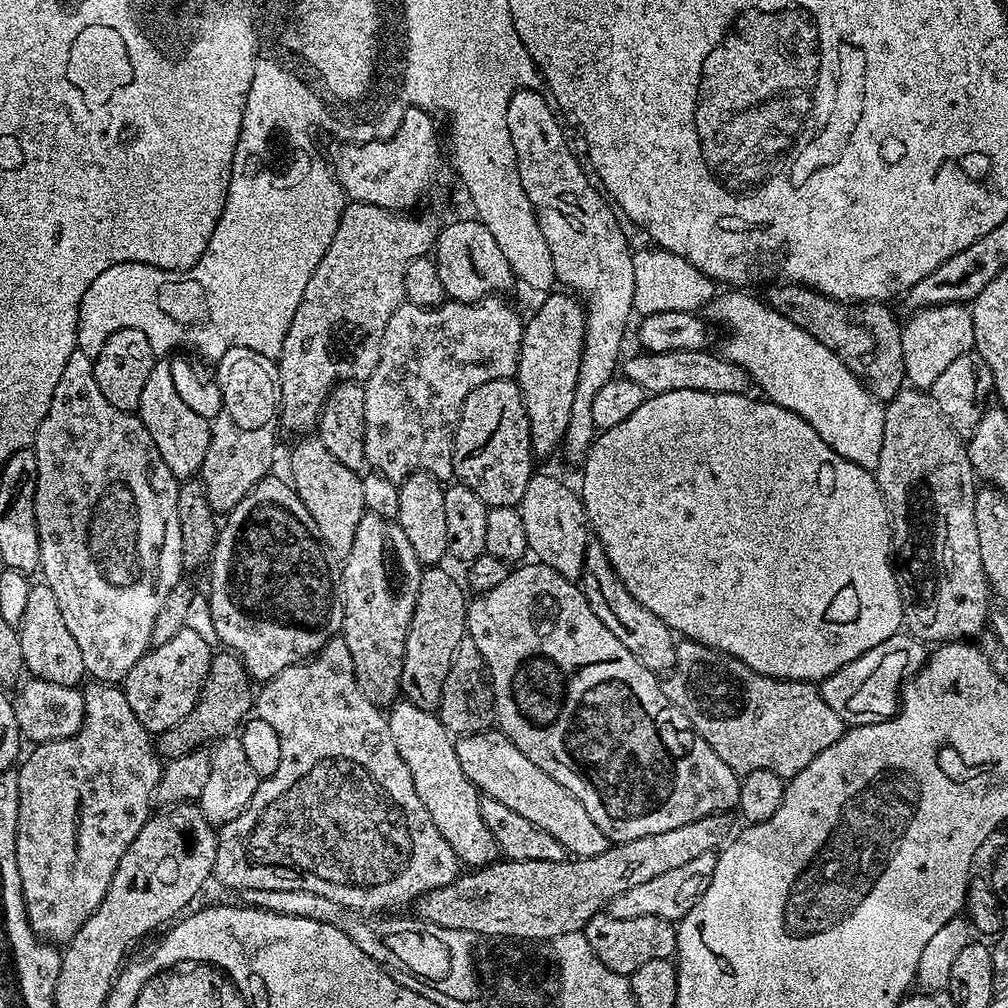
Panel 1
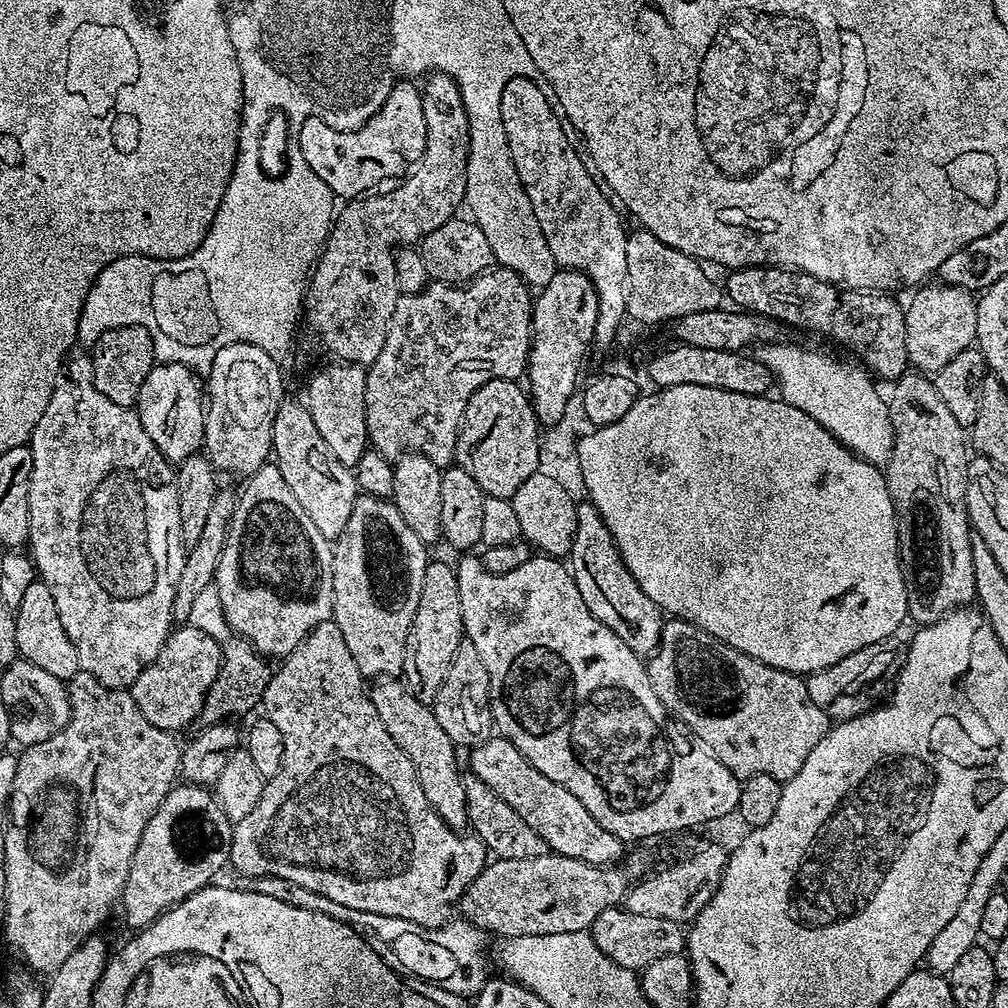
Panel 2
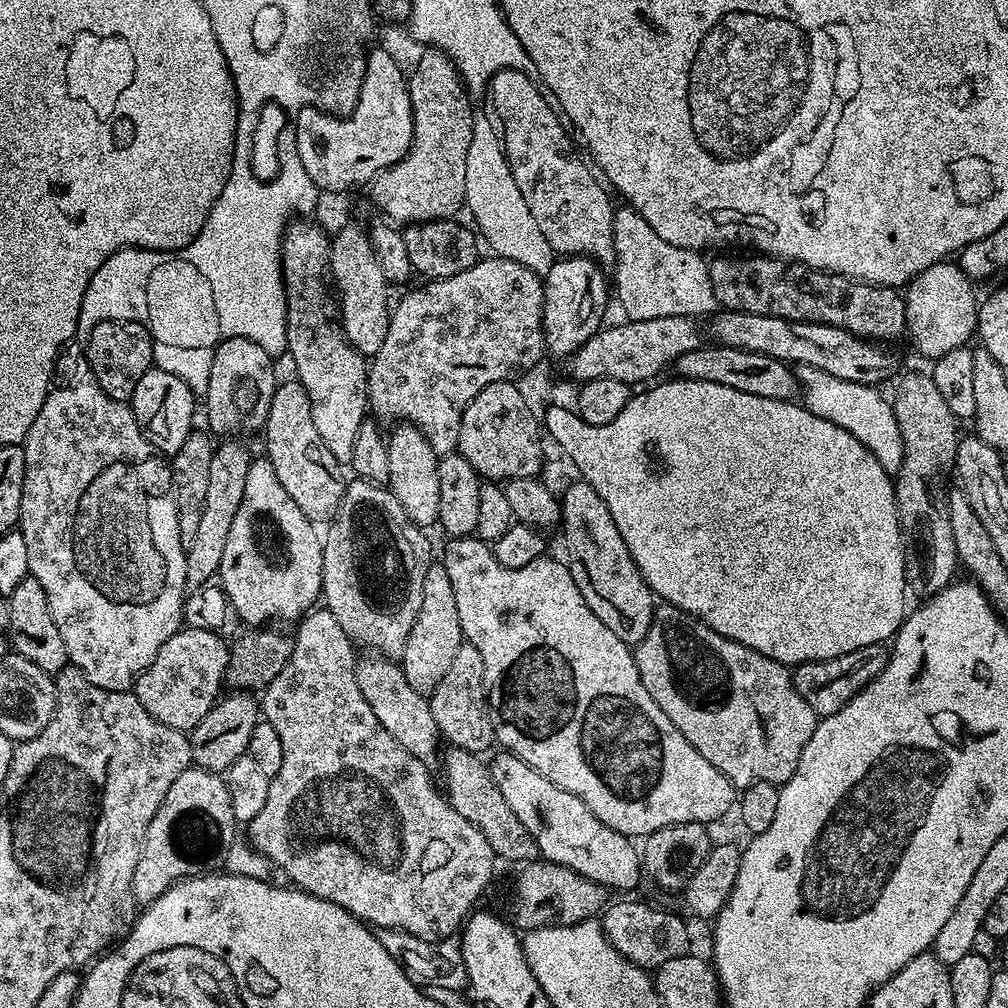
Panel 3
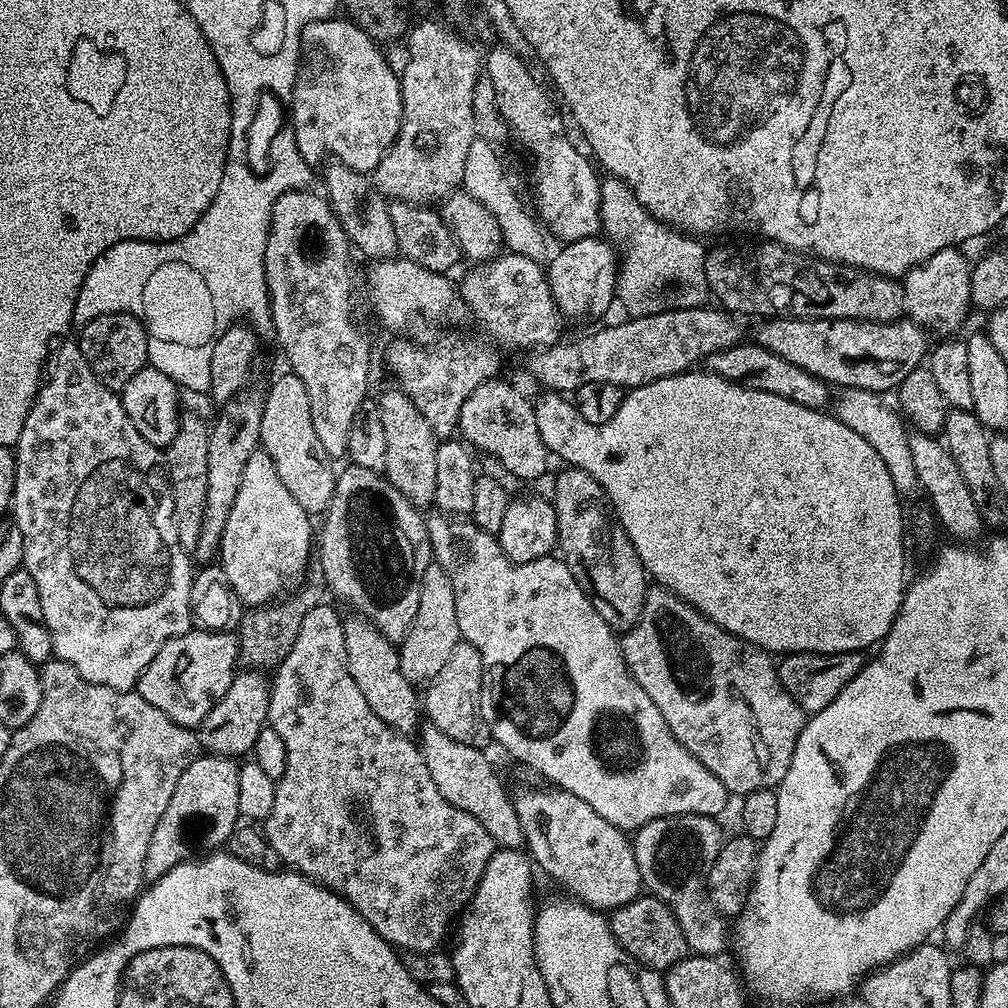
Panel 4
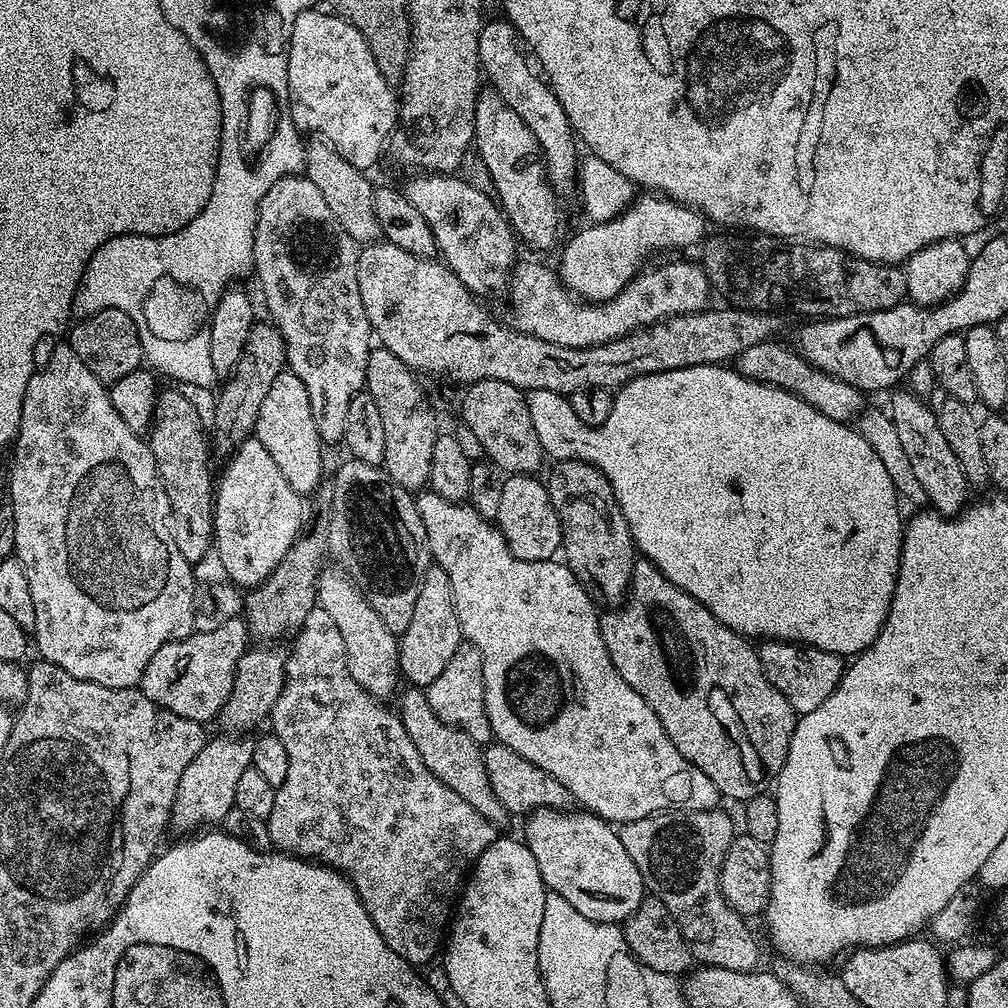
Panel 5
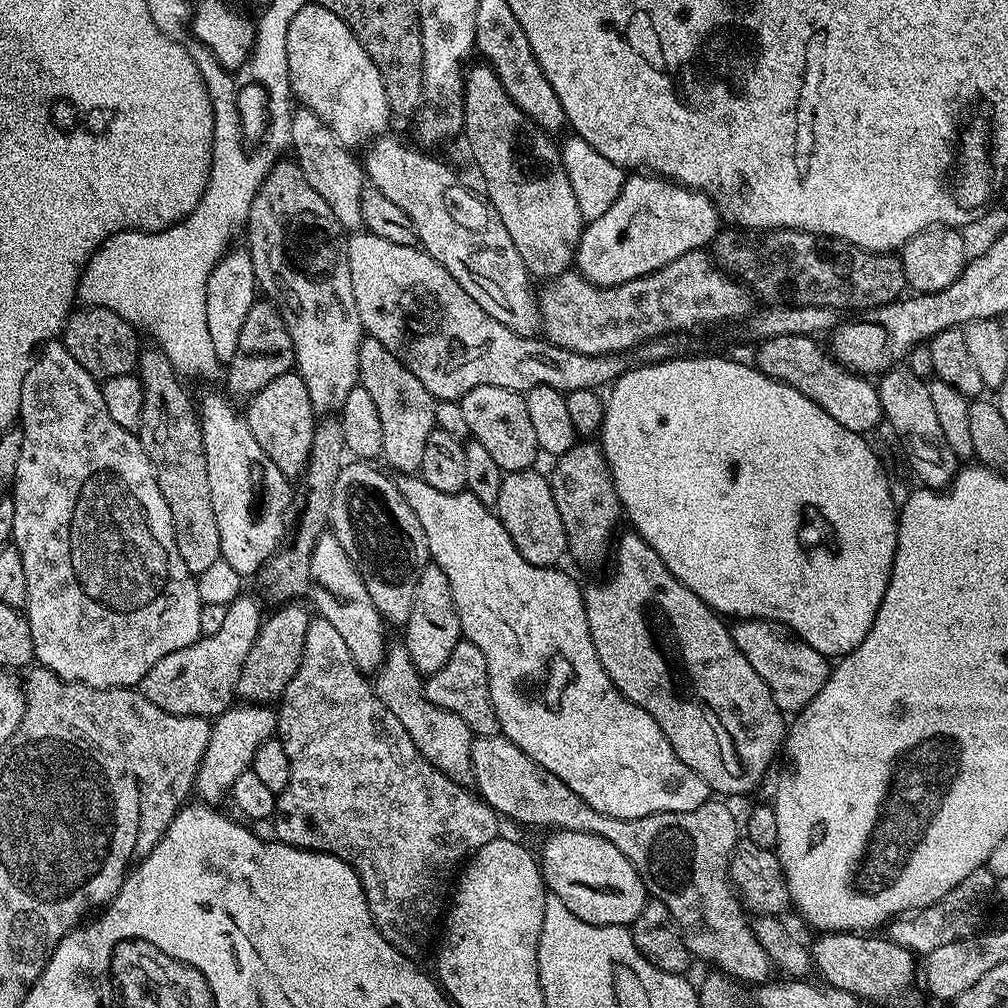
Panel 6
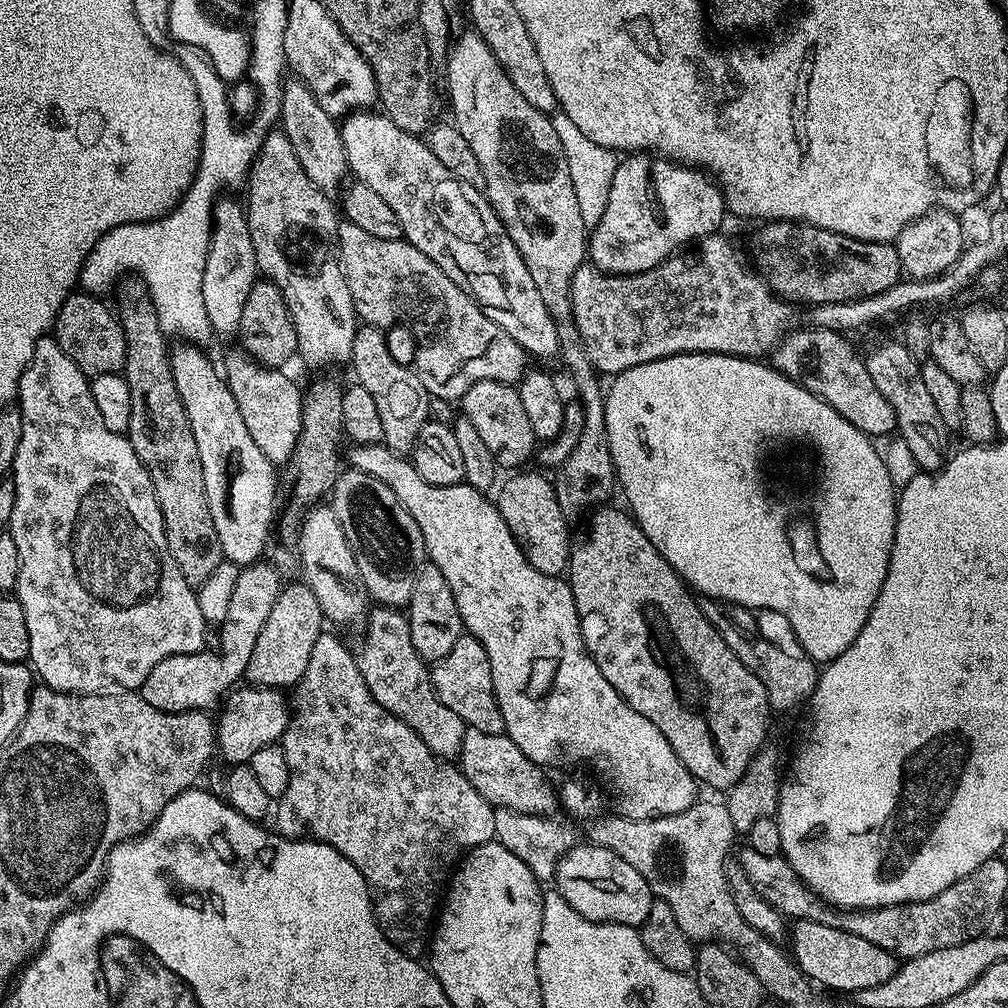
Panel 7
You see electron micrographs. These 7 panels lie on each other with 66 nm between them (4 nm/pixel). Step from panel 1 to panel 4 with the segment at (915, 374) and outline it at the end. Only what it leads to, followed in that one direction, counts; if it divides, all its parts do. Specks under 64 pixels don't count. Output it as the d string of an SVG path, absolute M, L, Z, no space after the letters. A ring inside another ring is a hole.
M959 247L943 248L938 254L930 254L918 266L905 272L902 277L904 286L904 316L919 324L921 328L937 337L948 338L964 324L968 308L972 303L972 264L963 256Z

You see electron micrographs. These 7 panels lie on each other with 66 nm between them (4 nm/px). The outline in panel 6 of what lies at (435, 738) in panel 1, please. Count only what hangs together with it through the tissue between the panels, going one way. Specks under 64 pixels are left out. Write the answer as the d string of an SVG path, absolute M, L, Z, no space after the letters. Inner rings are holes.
M331 534L318 538L314 546L314 554L310 554L310 574L313 585L310 589L310 600L316 603L316 612L338 634L342 634L342 642L350 650L350 658L354 658L354 666L365 674L375 673L384 660L386 639L384 628L386 621L381 616L378 606L374 606L374 598L370 598L370 590L366 590L366 582L362 582L362 574L354 566L352 559L342 550L342 542Z

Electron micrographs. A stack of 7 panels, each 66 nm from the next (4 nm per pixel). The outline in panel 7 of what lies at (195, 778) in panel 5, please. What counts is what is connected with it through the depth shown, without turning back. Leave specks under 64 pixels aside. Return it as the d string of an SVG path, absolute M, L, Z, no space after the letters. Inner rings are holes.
M240 686L237 687L235 691L233 691L231 695L229 695L227 699L223 701L222 709L224 708L224 713L221 714L220 720L218 716L218 719L215 721L214 731L216 733L215 747L218 749L218 756L221 756L221 758L225 760L226 762L225 765L228 766L247 765L248 760L250 758L254 758L254 753L256 753L258 750L262 750L262 746L266 746L267 744L275 744L277 743L277 741L281 739L281 737L283 737L284 731L288 729L288 721L290 719L290 700L289 697L287 700L287 698L284 696L287 695L285 695L285 693L278 688L261 688L259 686Z

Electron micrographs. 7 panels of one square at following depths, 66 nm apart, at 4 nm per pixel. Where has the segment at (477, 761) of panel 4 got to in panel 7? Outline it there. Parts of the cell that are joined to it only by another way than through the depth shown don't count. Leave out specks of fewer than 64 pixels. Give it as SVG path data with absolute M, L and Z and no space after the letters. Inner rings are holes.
M376 606L369 611L366 617L367 624L368 629L364 632L364 641L361 642L360 649L358 647L355 649L354 655L358 670L364 679L364 685L370 690L370 694L374 694L374 702L378 702L378 706L390 710L390 714L394 714L394 718L406 722L406 726L410 726L410 730L414 730L418 734L418 738L422 738L422 742L426 742L426 746L435 756L459 757L466 726L462 722L462 718L458 718L458 714L454 714L454 710L450 710L450 706L442 706L432 685L432 673L429 665L420 657L418 650L414 650L414 642L410 642L410 626L407 615L399 608Z

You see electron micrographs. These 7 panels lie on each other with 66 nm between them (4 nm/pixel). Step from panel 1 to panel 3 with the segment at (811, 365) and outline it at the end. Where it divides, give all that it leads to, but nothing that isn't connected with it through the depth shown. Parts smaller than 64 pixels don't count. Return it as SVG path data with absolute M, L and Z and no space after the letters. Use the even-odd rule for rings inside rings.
M809 364L797 367L795 373L800 382L805 408L818 414L818 418L826 418L826 422L834 422L834 426L842 426L842 430L854 434L854 438L858 438L858 442L862 442L862 446L866 446L866 450L870 450L870 454L882 462L889 474L900 471L904 457L902 434L898 430L891 403L886 396L884 400L879 387L848 382L846 378L836 378L834 374L826 374Z

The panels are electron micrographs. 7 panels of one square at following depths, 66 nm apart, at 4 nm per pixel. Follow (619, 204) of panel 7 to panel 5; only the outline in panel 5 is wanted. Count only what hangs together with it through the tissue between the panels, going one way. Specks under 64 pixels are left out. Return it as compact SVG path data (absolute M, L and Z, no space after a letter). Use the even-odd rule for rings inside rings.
M663 194L640 195L637 195L632 203L613 220L589 223L587 225L589 228L584 228L581 232L574 233L568 241L567 239L563 241L564 253L560 256L558 275L569 292L579 296L581 300L599 302L614 298L645 267L644 259L647 256L652 256L663 248L688 248L696 243L699 245L705 239L706 220L695 208L688 208L684 204L679 204L677 200L669 200Z

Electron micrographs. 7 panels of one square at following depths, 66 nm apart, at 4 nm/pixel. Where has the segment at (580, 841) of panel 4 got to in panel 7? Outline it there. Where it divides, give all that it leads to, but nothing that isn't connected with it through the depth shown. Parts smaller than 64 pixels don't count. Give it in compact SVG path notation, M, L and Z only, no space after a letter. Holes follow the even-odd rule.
M591 842L577 843L561 858L556 867L554 888L582 918L609 924L644 924L654 899L646 878L642 878L630 862L614 854L614 850Z

